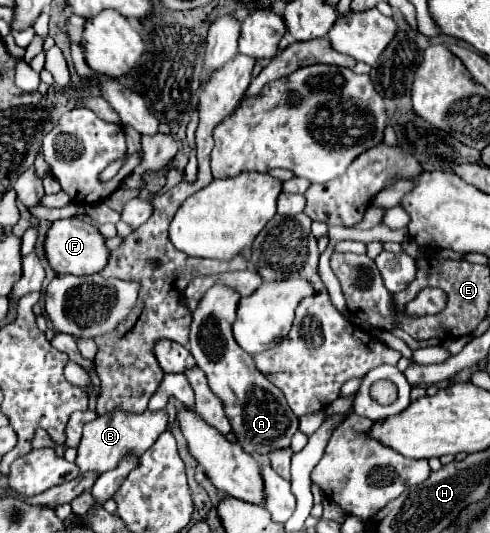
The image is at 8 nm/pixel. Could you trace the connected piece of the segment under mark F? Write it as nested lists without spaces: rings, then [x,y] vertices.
[[[66,218],[66,220],[52,222],[52,226],[46,232],[44,252],[46,252],[48,264],[52,266],[52,270],[56,274],[90,276],[90,274],[100,272],[104,268],[104,264],[108,262],[108,248],[104,244],[104,238],[100,236],[100,232],[94,226],[90,226],[78,218]]]

